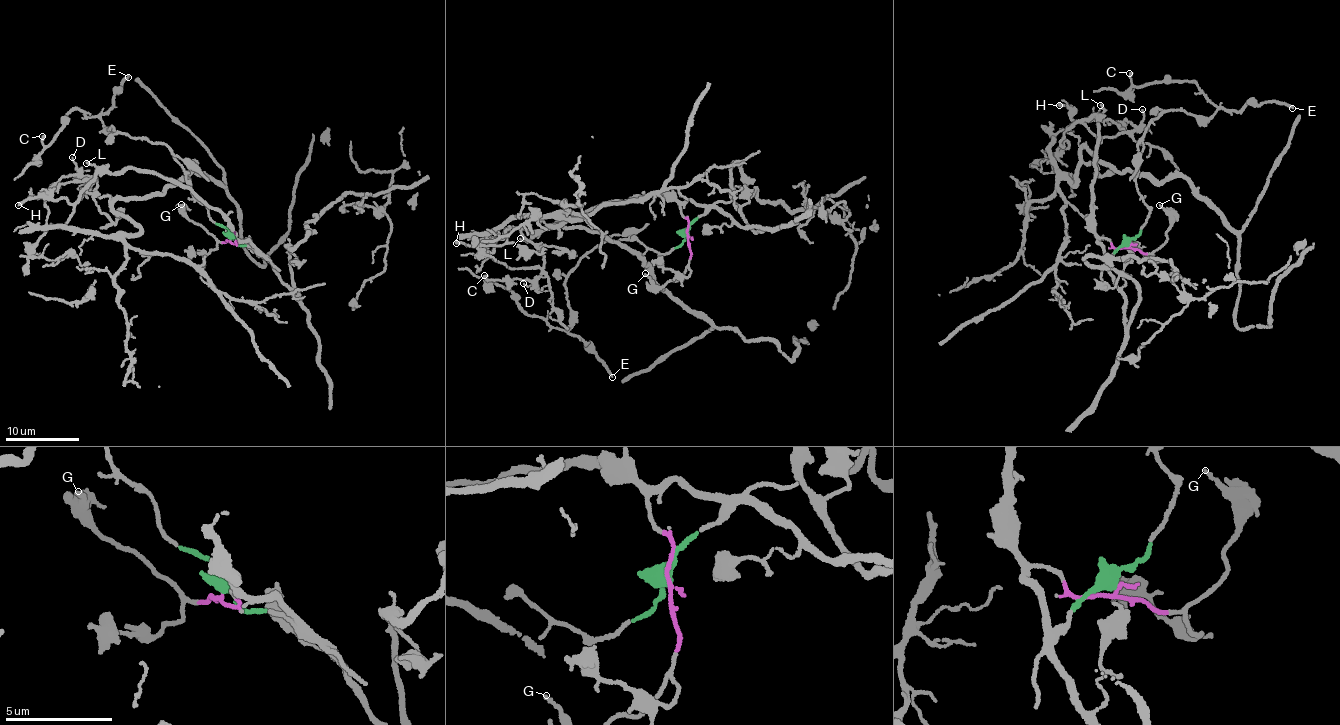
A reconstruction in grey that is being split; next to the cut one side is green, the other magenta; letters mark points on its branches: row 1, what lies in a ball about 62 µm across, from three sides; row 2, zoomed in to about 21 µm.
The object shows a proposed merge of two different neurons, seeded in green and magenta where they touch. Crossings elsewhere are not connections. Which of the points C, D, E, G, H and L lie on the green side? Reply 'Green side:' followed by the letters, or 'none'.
Green side: C, E

